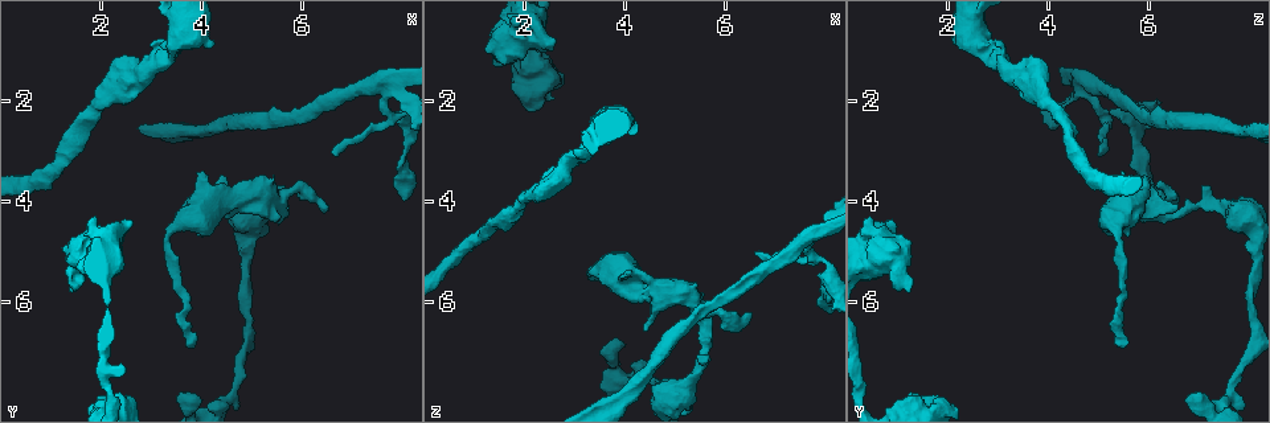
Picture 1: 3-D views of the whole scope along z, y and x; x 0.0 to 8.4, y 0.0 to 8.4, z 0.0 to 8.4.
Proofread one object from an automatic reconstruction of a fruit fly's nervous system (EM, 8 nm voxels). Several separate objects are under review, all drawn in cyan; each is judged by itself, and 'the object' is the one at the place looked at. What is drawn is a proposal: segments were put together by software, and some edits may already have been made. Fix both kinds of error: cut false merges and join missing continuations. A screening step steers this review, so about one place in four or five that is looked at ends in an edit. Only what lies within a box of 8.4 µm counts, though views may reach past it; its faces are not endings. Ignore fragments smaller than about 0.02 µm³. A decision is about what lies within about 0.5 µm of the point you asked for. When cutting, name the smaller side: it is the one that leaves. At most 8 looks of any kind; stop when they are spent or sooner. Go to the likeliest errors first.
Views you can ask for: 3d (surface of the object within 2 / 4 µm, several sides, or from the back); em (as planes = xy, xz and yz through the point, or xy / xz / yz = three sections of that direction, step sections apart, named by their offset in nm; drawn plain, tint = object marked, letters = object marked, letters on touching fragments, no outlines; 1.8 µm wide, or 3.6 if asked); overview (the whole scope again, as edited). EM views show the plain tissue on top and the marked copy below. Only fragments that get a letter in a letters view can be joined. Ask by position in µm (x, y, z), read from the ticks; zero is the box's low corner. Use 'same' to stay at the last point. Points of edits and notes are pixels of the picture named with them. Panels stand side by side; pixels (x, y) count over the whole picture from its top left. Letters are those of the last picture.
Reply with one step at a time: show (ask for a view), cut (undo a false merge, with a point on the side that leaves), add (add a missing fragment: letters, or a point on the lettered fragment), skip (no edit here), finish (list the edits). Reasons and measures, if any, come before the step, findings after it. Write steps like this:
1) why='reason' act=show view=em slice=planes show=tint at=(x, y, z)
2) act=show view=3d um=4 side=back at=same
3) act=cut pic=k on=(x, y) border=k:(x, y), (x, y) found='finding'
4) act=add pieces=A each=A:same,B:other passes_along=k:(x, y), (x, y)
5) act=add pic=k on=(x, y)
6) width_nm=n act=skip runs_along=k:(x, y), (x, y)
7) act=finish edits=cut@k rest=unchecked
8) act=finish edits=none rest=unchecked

why='branch stops here' act=show view=em slice=planes show=letters at=(1.40, 5.80, 1.20)

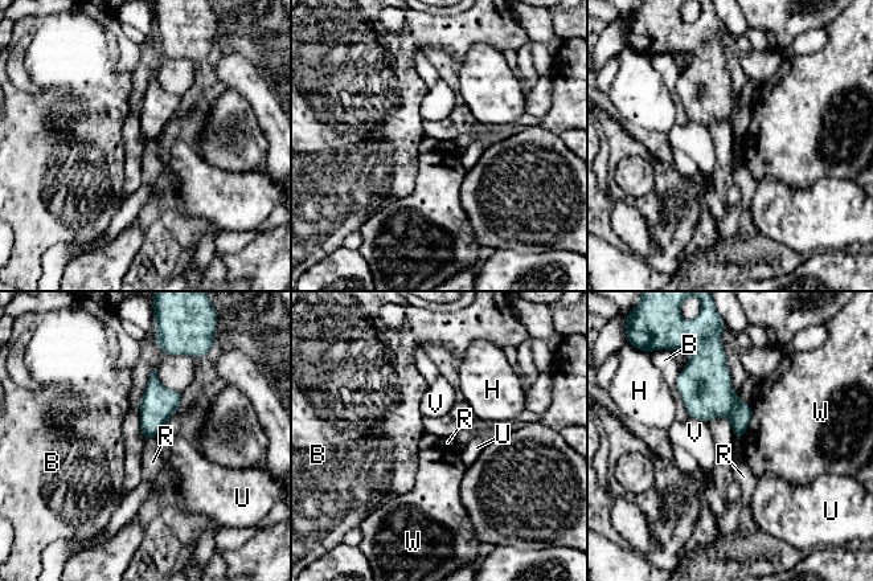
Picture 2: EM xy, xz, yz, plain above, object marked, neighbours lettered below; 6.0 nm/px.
longest_contact=B:300nm act=skip each=B:other,H:other,R:other,U:other,V:other,W:other border=2:(156, 436), (146, 440) found='no lettered fragment goes on from it'

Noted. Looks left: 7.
why='an open end' act=show view=3d um=4 at=(3.95, 7.95, 6.85)

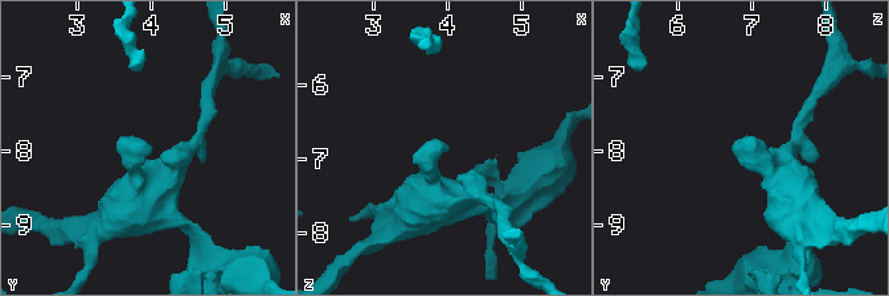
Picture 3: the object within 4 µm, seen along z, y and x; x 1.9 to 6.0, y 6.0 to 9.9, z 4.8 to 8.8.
why='now the EM' act=show view=em slice=planes show=letters at=(4.00, 7.90, 6.85)

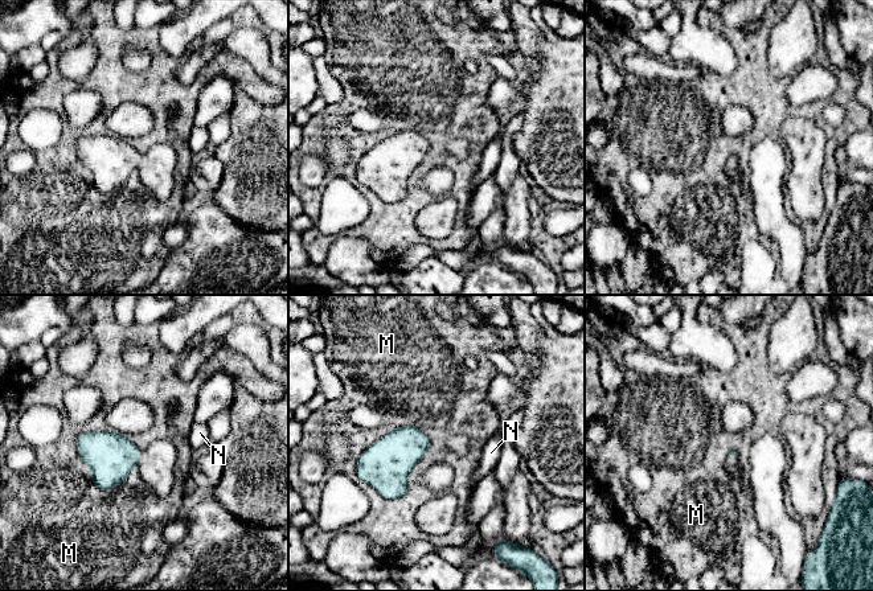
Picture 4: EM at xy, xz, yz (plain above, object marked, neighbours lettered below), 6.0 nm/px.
act=skip each=M:other,N:other border=4:(410, 423), (429, 446), (384, 499) found='none of them fits'

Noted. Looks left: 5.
why='branch stops here' act=show view=3d um=4 at=(3.95, 3.45, 5.40)

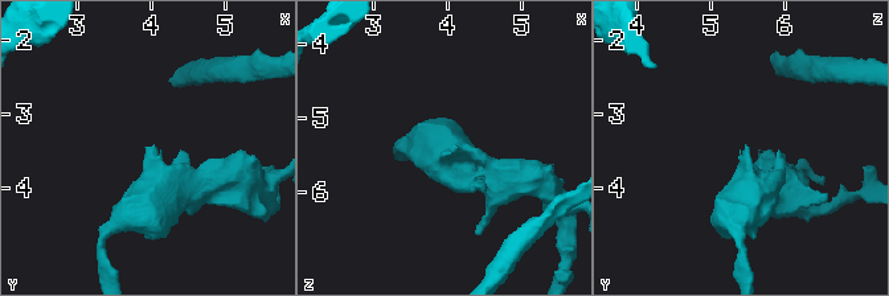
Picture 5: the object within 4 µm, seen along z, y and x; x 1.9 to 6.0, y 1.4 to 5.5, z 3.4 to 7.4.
why='shape alone is not enough' act=show view=em slice=planes show=letters at=(4.00, 3.45, 5.40)

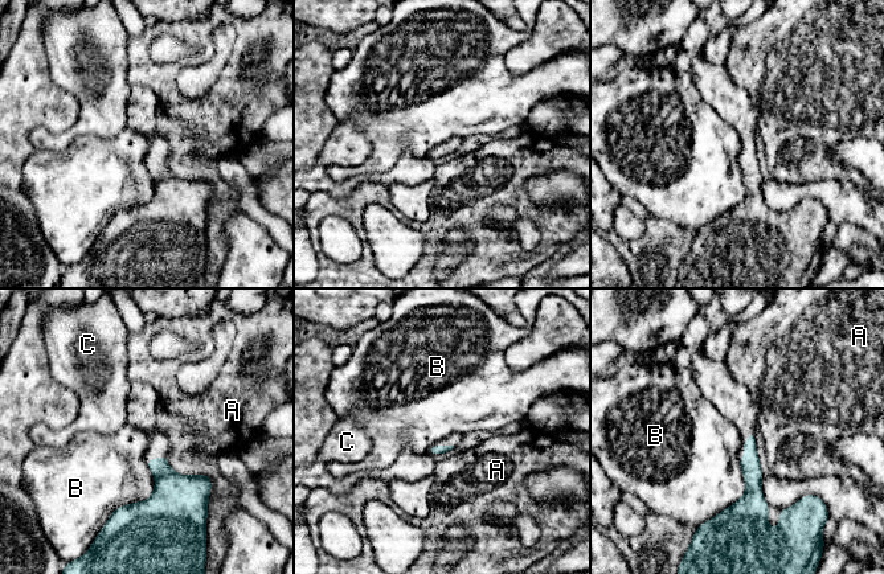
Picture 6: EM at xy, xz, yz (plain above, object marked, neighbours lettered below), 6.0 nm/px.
act=skip each=A:other,B:other,C:other border=6:(146, 458), (154, 492), (106, 520) found='no lettered fragment goes on from it'

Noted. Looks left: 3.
act=finish edits=none rest=unchecked

